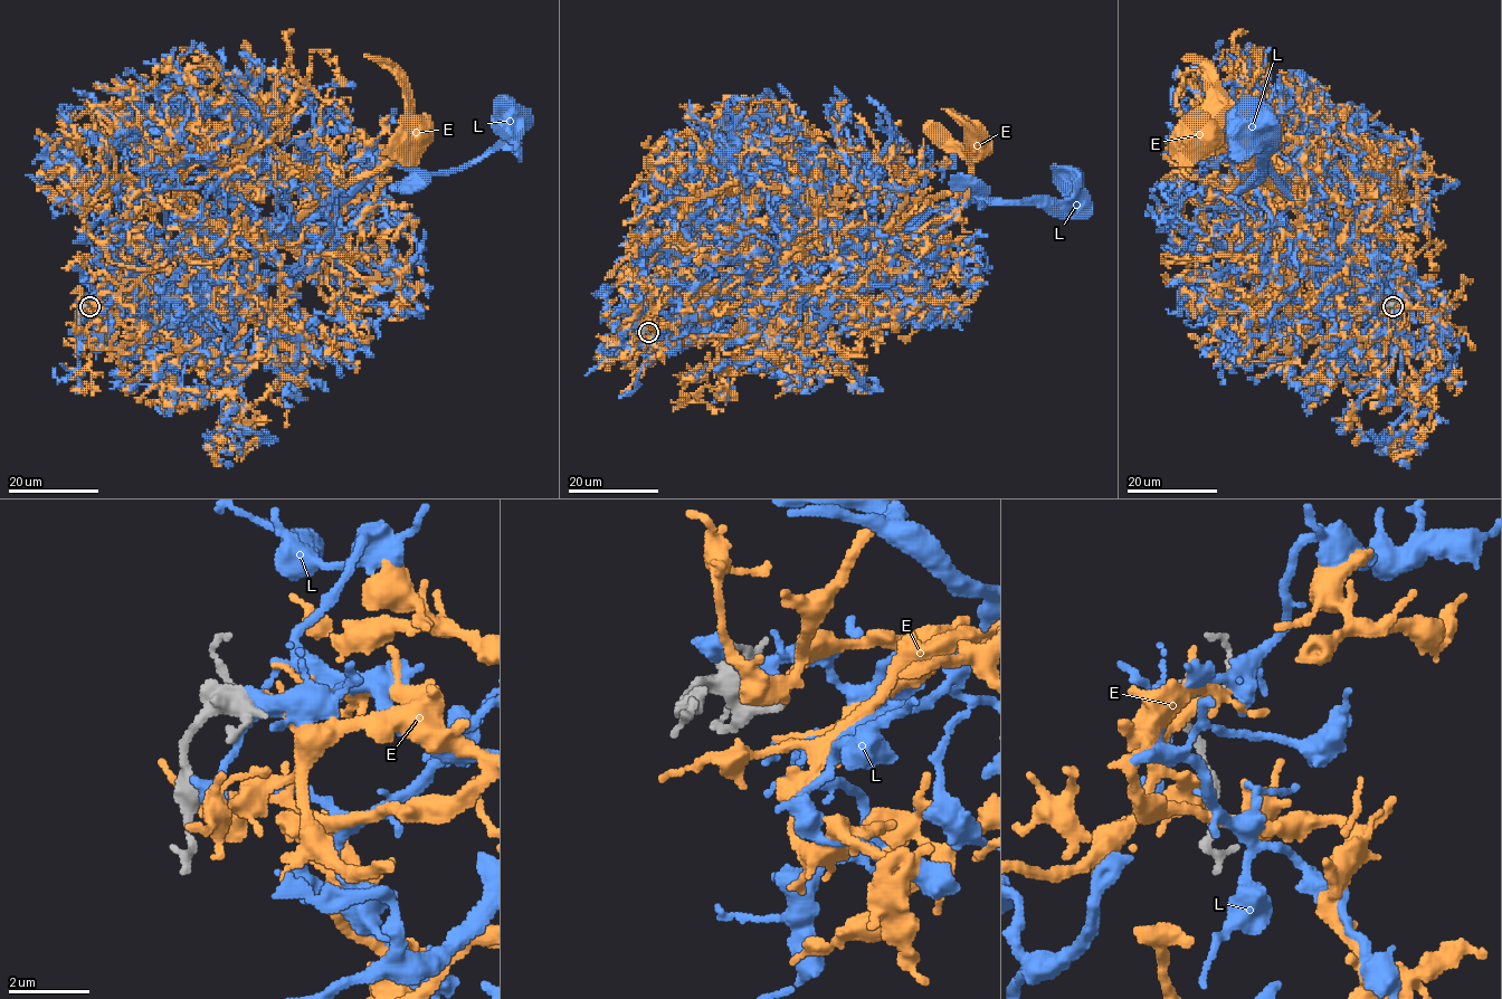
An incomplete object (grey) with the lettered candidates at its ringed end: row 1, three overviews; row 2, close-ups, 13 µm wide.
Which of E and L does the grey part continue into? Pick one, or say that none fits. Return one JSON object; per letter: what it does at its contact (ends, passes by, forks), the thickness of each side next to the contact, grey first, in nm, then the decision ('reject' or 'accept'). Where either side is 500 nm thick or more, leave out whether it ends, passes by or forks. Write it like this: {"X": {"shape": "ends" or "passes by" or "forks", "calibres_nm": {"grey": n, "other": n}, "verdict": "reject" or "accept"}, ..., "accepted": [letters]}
{"E": {"shape": "passes by", "calibres_nm": {"grey": 220, "other": 240}, "verdict": "reject"}, "L": {"shape": "passes by", "calibres_nm": {"grey": 400, "other": 400}, "verdict": "reject"}, "accepted": []}

